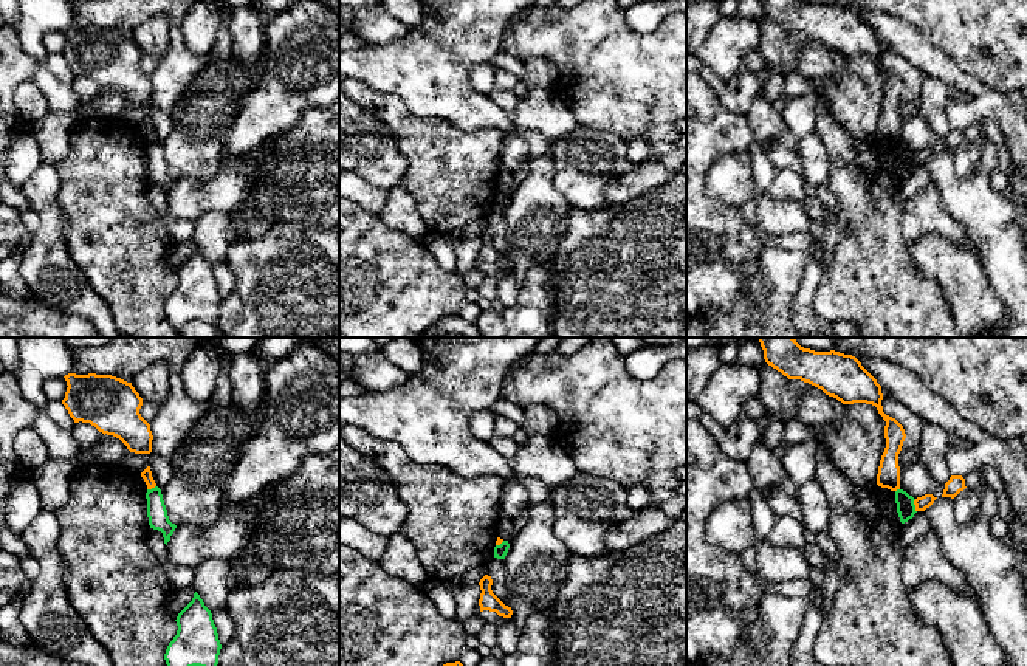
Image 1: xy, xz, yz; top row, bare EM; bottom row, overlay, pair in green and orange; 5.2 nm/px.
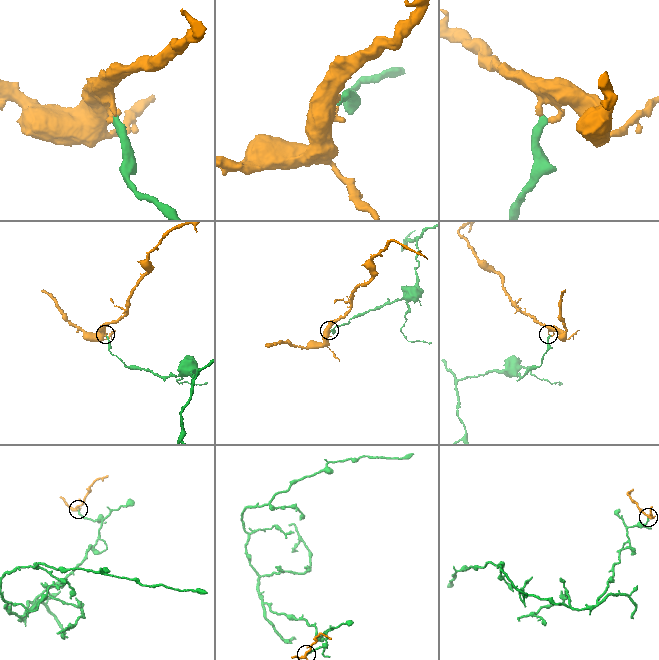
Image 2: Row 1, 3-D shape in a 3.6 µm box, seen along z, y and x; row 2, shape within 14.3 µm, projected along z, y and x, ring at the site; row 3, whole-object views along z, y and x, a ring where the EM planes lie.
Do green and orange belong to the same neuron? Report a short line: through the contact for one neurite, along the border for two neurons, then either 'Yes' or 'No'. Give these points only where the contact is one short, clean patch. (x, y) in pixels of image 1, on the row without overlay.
Line: yz (914, 152), (916, 164). No

